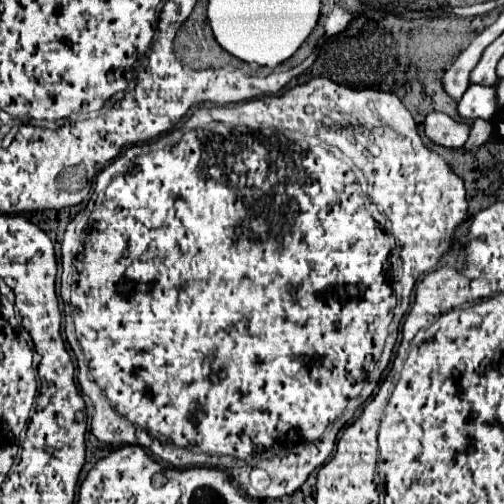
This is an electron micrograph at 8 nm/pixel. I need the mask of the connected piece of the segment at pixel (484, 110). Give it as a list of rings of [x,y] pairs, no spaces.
[[[470,84],[458,102],[458,112],[470,120],[474,120],[474,118],[490,120],[498,110],[496,90],[498,90],[496,84],[494,86]]]

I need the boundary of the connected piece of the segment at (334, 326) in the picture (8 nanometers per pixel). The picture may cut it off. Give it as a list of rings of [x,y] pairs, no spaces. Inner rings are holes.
[[[312,78],[306,84],[296,84],[284,94],[260,96],[234,106],[198,108],[192,118],[182,124],[180,140],[178,134],[172,132],[166,136],[164,148],[154,144],[128,148],[98,174],[88,206],[66,226],[62,240],[65,336],[78,360],[78,384],[94,404],[92,434],[104,444],[138,444],[174,468],[214,466],[230,472],[232,480],[248,498],[282,498],[292,494],[306,482],[312,470],[326,462],[336,446],[338,432],[352,420],[356,408],[362,406],[376,388],[392,356],[398,326],[410,307],[410,294],[416,280],[436,268],[440,256],[450,246],[454,230],[462,224],[466,208],[468,202],[462,178],[440,154],[422,142],[418,124],[394,92],[380,92],[374,88],[354,90],[328,78]],[[282,446],[298,446],[298,450],[282,454],[278,452]],[[254,470],[264,472],[260,480],[250,478]]]

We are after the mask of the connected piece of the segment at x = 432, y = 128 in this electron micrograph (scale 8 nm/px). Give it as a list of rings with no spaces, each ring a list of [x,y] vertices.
[[[430,112],[426,116],[424,126],[426,126],[426,136],[432,142],[452,146],[452,148],[464,146],[466,140],[468,140],[468,132],[470,132],[468,122],[454,120],[444,112]]]

